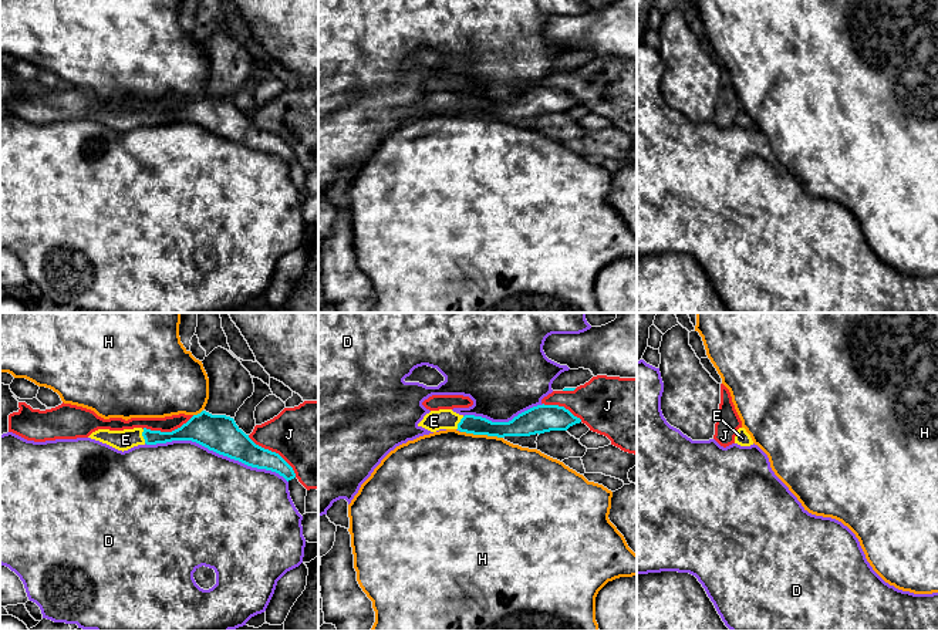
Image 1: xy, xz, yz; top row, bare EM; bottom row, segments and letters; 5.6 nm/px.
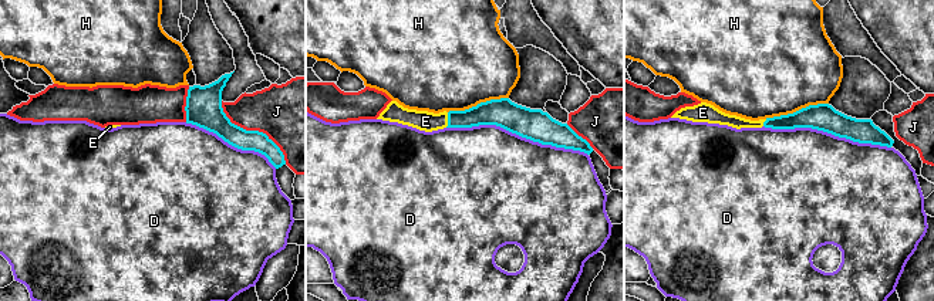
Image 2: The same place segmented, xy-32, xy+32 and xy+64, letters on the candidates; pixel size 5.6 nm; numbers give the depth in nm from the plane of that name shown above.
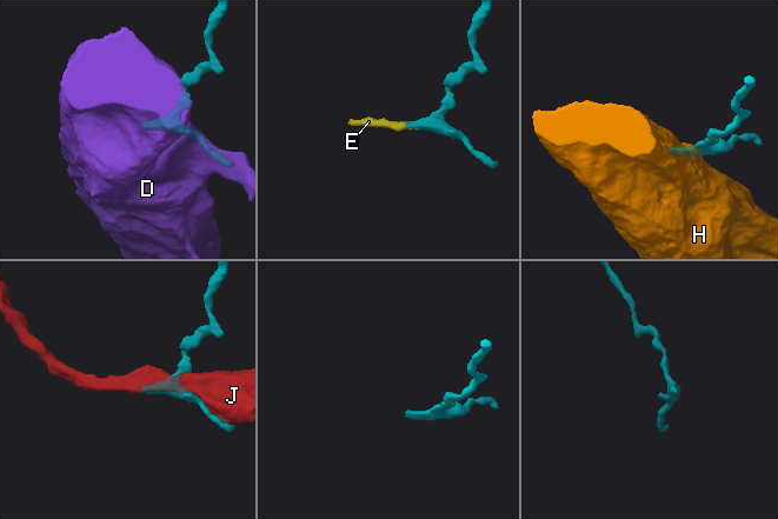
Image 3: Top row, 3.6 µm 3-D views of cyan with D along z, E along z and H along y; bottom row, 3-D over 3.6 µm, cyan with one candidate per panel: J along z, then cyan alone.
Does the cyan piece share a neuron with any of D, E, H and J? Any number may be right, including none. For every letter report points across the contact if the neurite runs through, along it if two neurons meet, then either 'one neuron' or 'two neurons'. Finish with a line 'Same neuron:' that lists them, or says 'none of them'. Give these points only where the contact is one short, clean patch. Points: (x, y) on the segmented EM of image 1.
D: two neurons
E: runs through xy (186, 432), (171, 437), (142, 435), (125, 439); one neuron
H: border along xz (461, 431), (502, 438); two neurons
J: two neurons
Same neuron: E

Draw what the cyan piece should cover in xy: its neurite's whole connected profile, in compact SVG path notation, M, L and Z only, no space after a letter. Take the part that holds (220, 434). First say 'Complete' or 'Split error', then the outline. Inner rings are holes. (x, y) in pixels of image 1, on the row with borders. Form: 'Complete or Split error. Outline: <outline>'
Split error. Outline: M206 411L193 415L186 424L172 432L151 431L146 428L124 431L98 429L88 438L122 452L145 443L156 445L172 441L192 441L247 466L276 472L287 482L296 478L293 468L279 453L256 445L236 425L233 418L212 415Z

